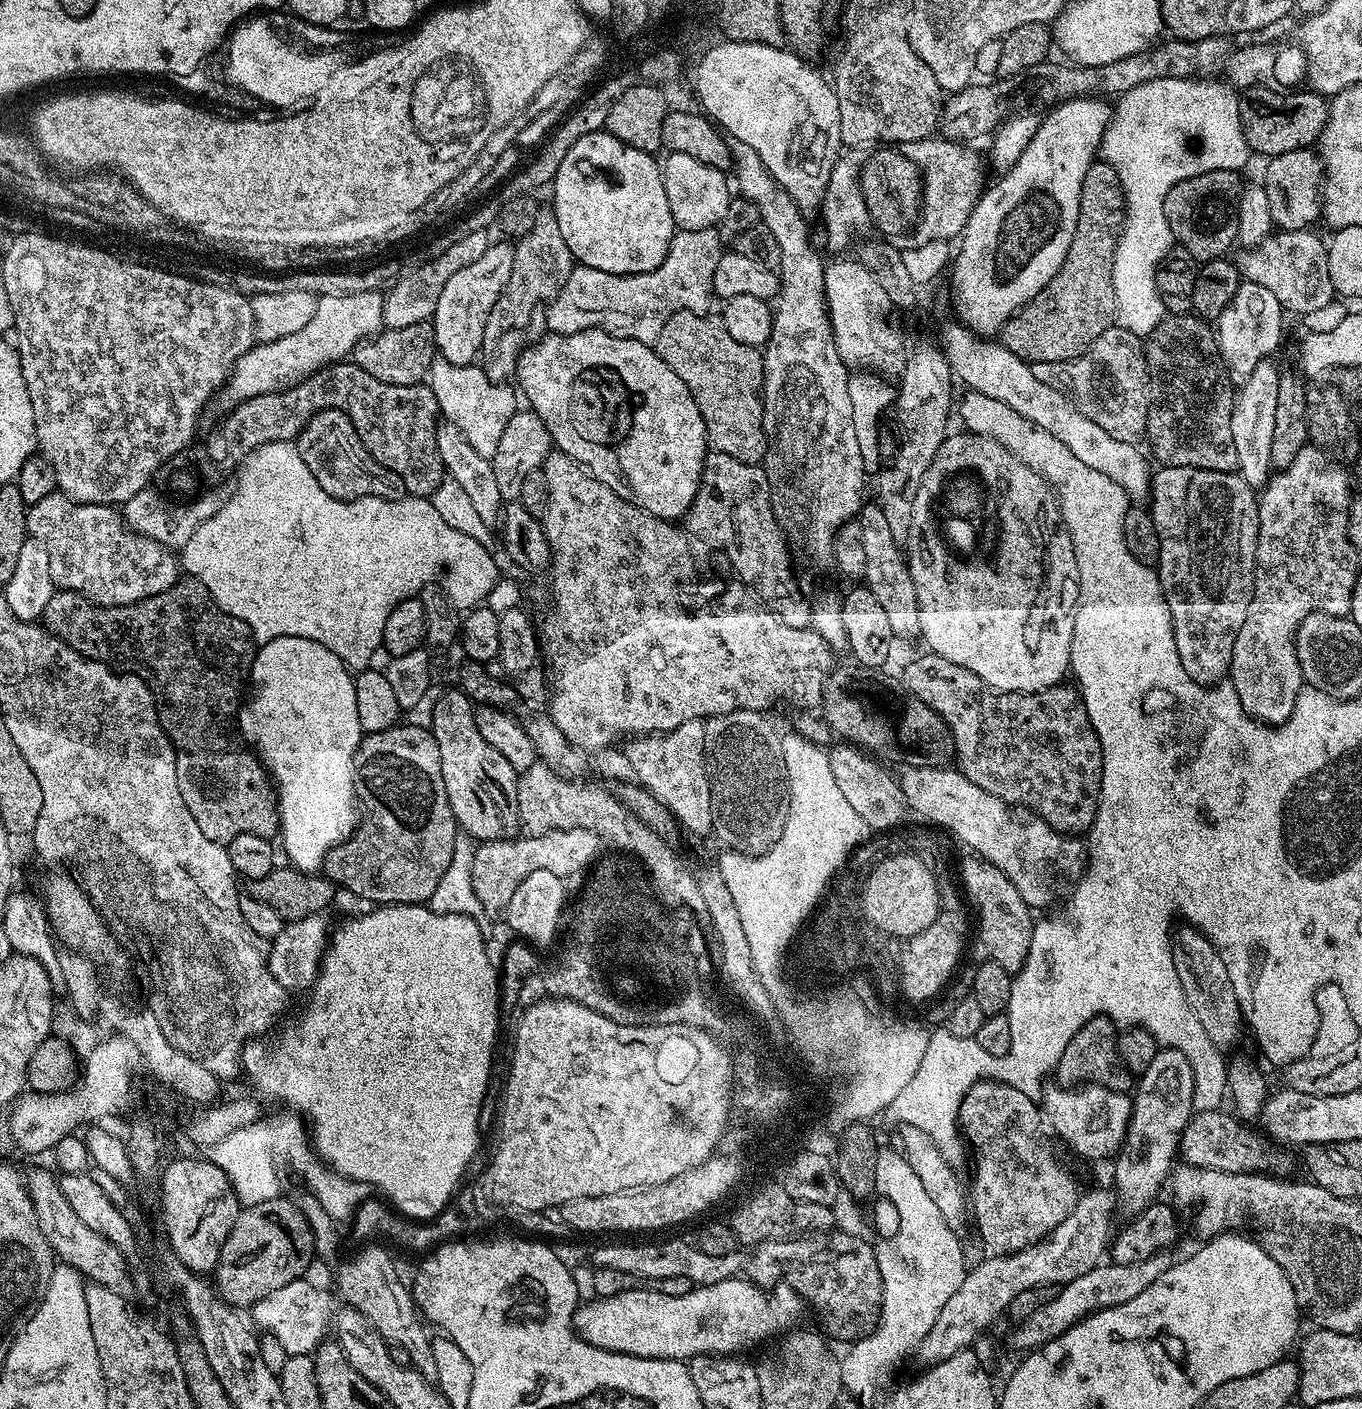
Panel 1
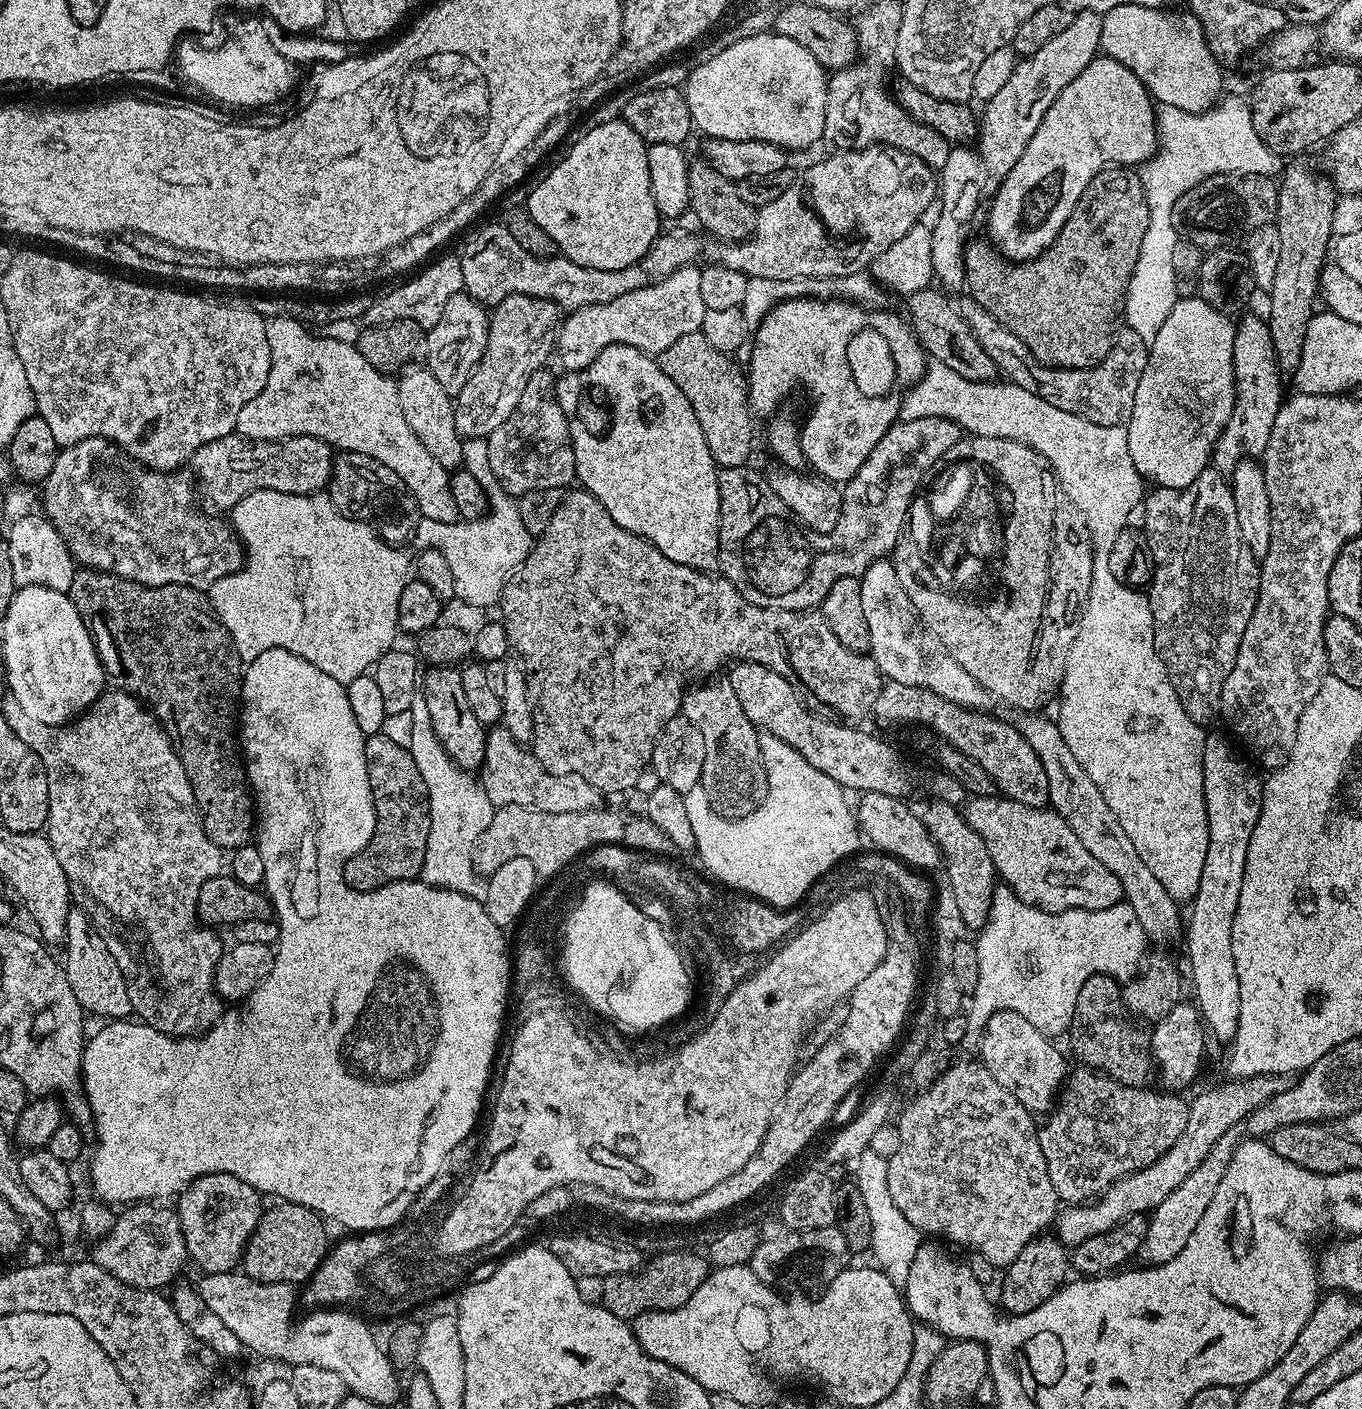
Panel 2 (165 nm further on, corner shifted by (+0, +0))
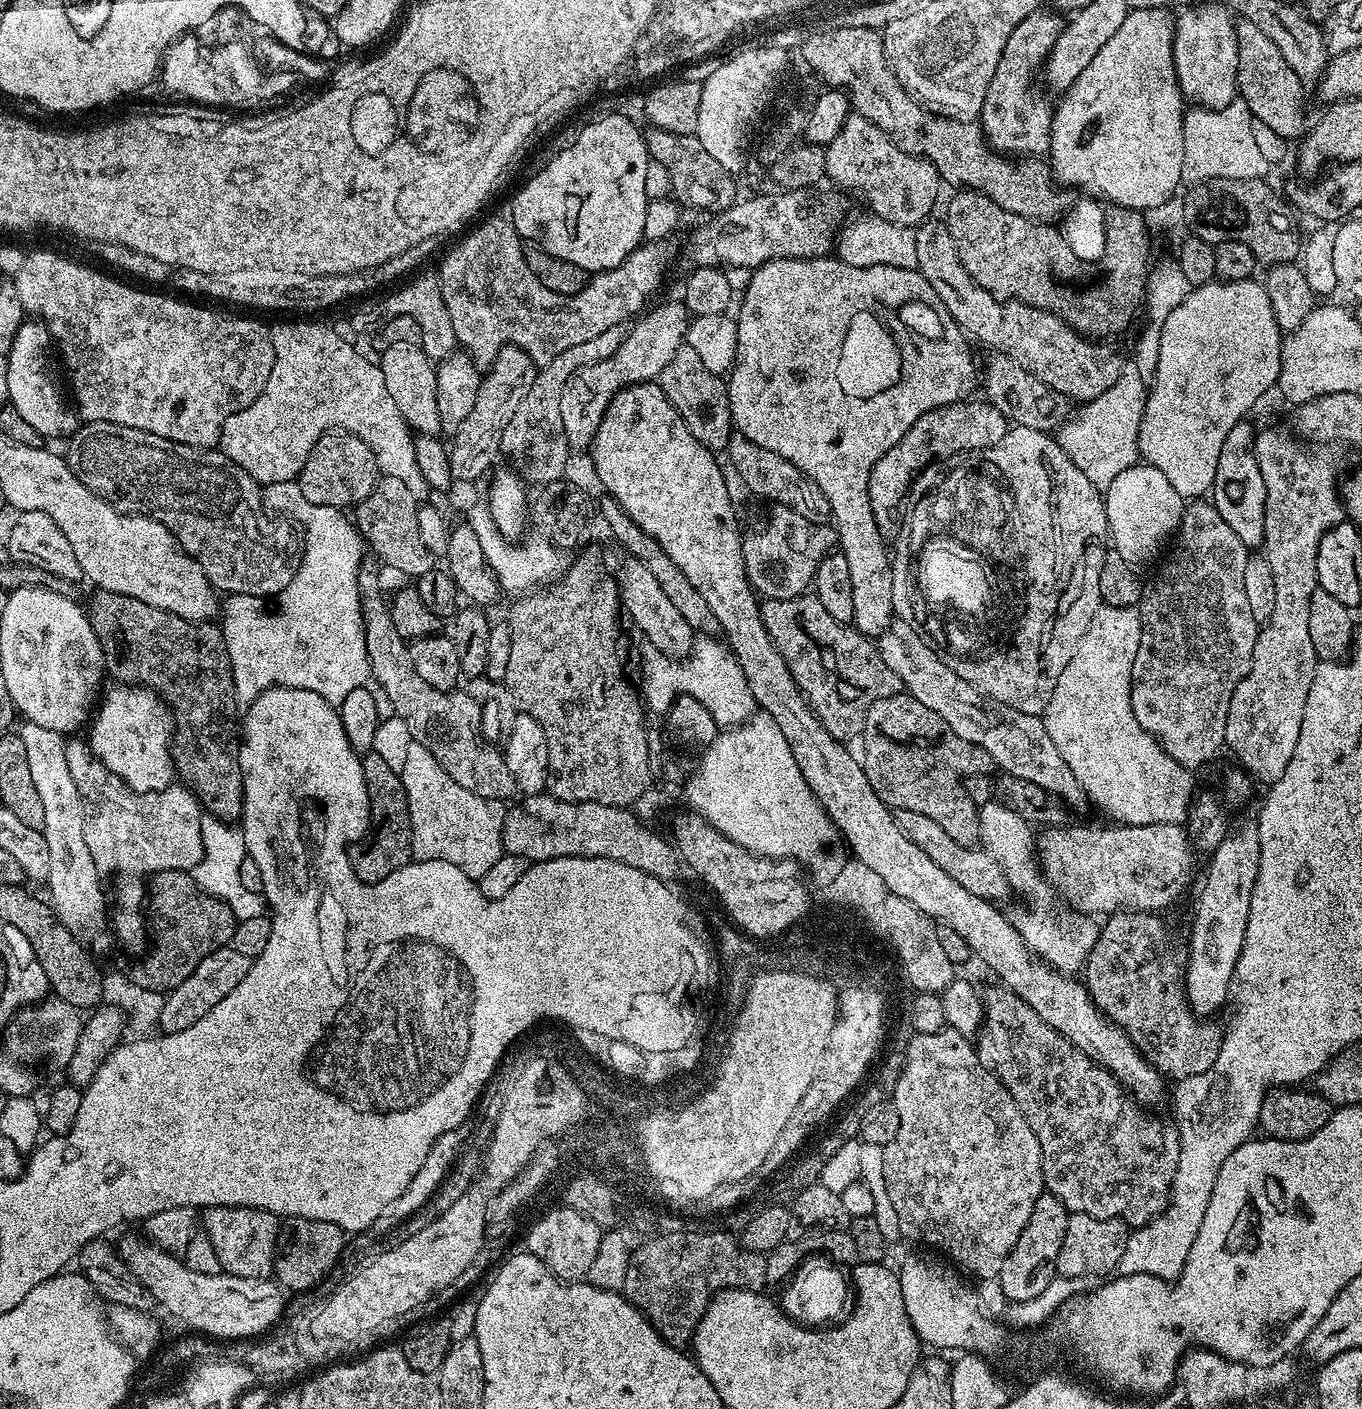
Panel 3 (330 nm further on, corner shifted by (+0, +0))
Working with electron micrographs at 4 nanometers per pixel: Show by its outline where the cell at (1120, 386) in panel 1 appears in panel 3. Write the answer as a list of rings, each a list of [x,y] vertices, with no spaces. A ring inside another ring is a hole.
[[[929,218],[916,228],[918,262],[915,269],[934,286],[934,294],[938,294],[942,306],[946,306],[954,322],[977,345],[985,344],[993,353],[1010,358],[1070,402],[1098,398],[1118,382],[1126,360],[1108,345],[1111,343],[1081,336],[1054,314],[1017,300],[999,300],[982,290],[982,286],[966,274],[966,266],[962,266],[958,258],[947,223],[936,219]]]

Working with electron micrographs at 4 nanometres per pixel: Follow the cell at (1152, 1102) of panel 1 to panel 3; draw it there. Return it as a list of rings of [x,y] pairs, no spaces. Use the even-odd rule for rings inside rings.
[[[1257,825],[1233,827],[1207,862],[1184,965],[1184,993],[1193,1014],[1201,1018],[1215,1017],[1215,1012],[1230,1000],[1234,966],[1246,938],[1246,918],[1250,918],[1250,898],[1258,878],[1260,834]]]

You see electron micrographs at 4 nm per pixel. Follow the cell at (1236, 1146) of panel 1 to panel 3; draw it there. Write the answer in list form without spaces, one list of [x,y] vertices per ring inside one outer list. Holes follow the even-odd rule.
[[[1003,986],[995,987],[988,993],[985,991],[982,996],[983,1024],[978,1033],[980,1060],[1004,1083],[1004,1089],[1014,1098],[1018,1110],[1022,1110],[1026,1122],[1030,1122],[1030,1130],[1034,1130],[1034,1134],[1038,1138],[1038,1146],[1042,1150],[1042,1174],[1045,1189],[1056,1195],[1068,1207],[1069,1213],[1081,1212],[1103,1220],[1118,1218],[1132,1228],[1144,1227],[1158,1214],[1162,1214],[1170,1203],[1172,1183],[1174,1174],[1178,1170],[1178,1158],[1180,1157],[1180,1128],[1175,1123],[1167,1124],[1166,1121],[1151,1116],[1148,1113],[1151,1111],[1147,1107],[1137,1104],[1130,1095],[1129,1089],[1125,1088],[1111,1072],[1107,1072],[1102,1065],[1095,1064],[1085,1052],[1078,1050],[1078,1046],[1074,1046],[1065,1036],[1058,1034],[1058,1030],[1054,1030],[1054,1026],[1042,1022],[1042,1018],[1038,1018],[1038,1014],[1034,1014],[1034,1010],[1030,1010],[1030,1006],[1026,1006],[1026,1002],[1022,1002],[1022,998],[1018,998]]]

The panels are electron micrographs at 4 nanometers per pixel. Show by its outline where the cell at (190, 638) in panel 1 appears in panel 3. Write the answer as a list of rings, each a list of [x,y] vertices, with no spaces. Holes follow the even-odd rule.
[[[99,590],[93,593],[92,601],[86,604],[86,613],[104,649],[104,663],[111,669],[113,681],[150,688],[168,705],[174,725],[172,763],[175,775],[200,801],[200,807],[207,815],[225,822],[239,821],[244,815],[244,775],[240,769],[238,724],[232,721],[238,705],[236,691],[232,688],[232,667],[223,627],[216,622],[183,620],[166,610],[158,610],[158,606],[146,606],[146,602],[138,602],[138,598],[130,598],[126,594]]]

